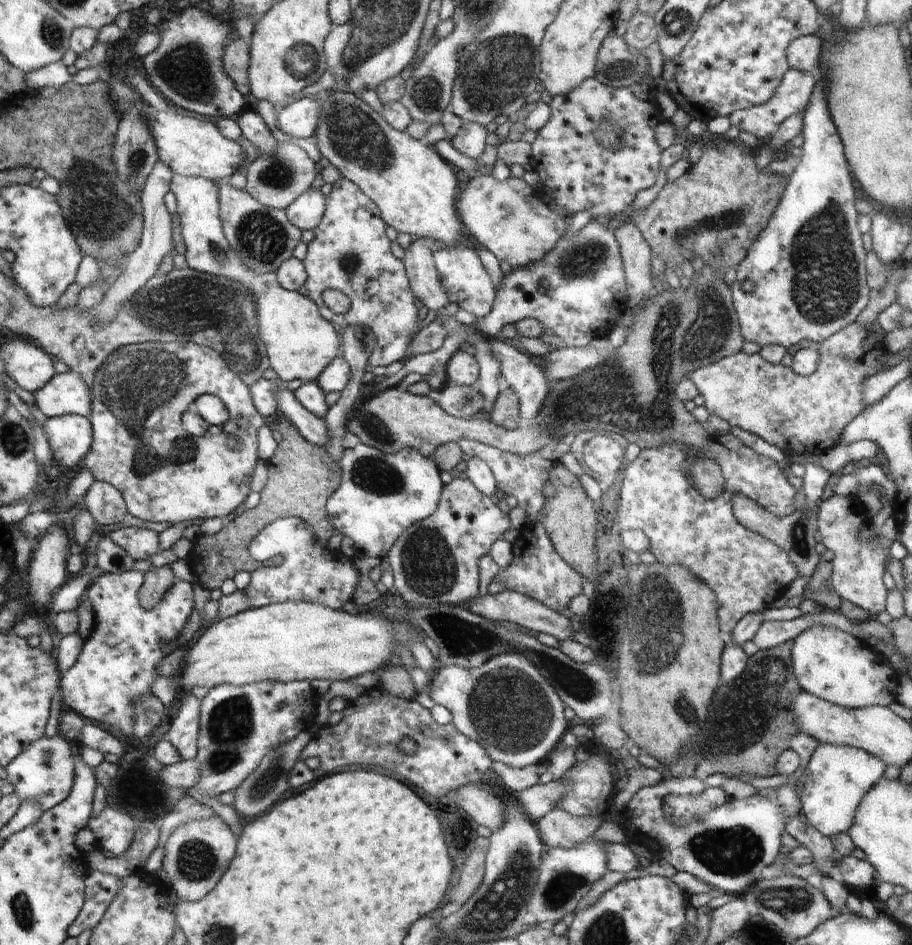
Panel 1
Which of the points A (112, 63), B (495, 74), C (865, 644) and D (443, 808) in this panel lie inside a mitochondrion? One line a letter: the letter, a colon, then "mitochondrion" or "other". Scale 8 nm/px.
A: other
B: mitochondrion
C: other
D: other

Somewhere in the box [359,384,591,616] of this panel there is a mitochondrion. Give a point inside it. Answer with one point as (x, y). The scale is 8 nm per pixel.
(430, 570)

